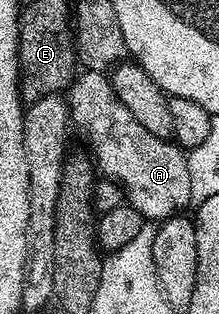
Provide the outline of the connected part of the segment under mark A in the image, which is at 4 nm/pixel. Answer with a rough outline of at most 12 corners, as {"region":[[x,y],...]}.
{"region":[[82,69],[69,116],[146,220],[193,202],[186,151],[151,136],[108,73]]}

